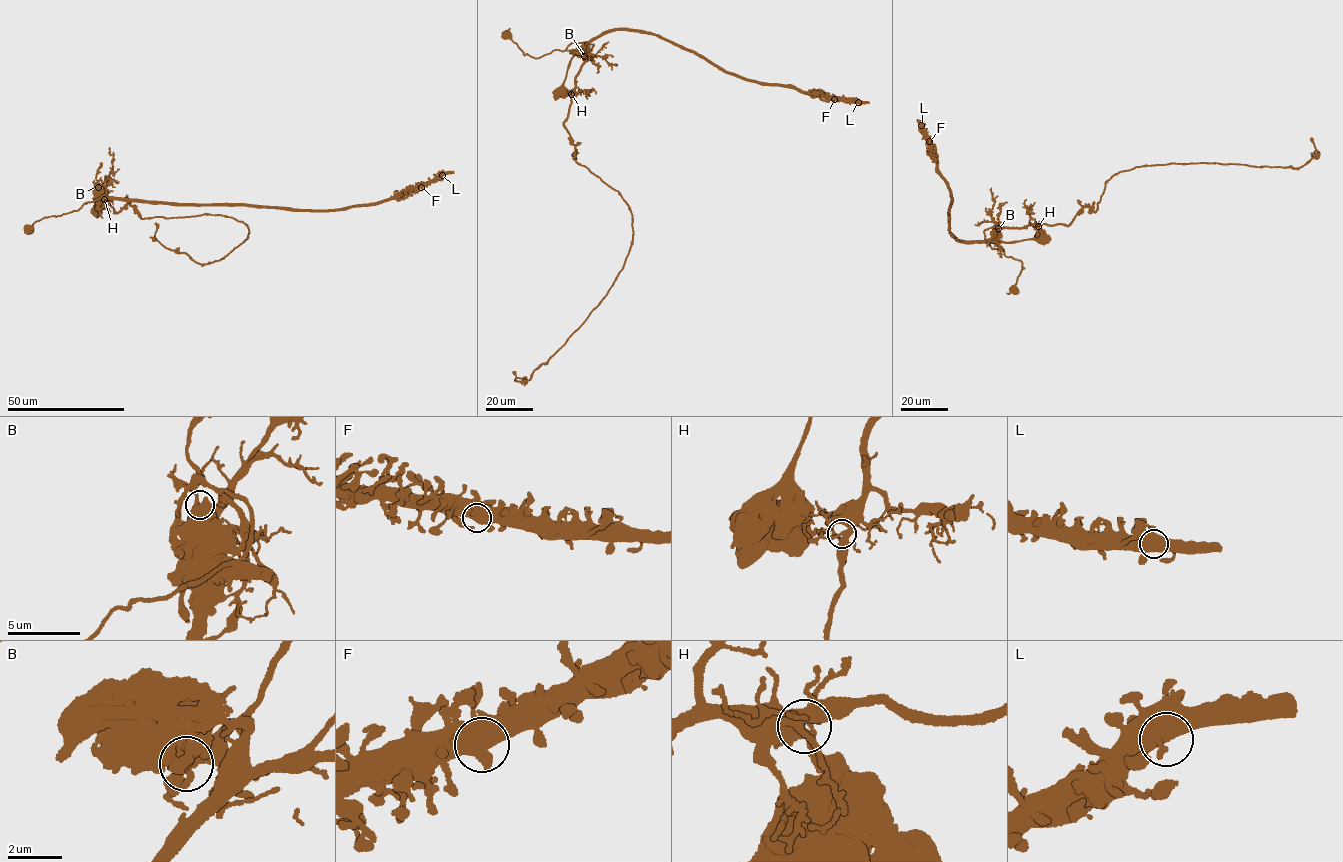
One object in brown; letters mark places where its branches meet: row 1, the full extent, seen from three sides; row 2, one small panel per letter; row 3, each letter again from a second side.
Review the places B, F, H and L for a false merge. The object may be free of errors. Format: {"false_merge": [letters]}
{"false_merge": ["B"]}

